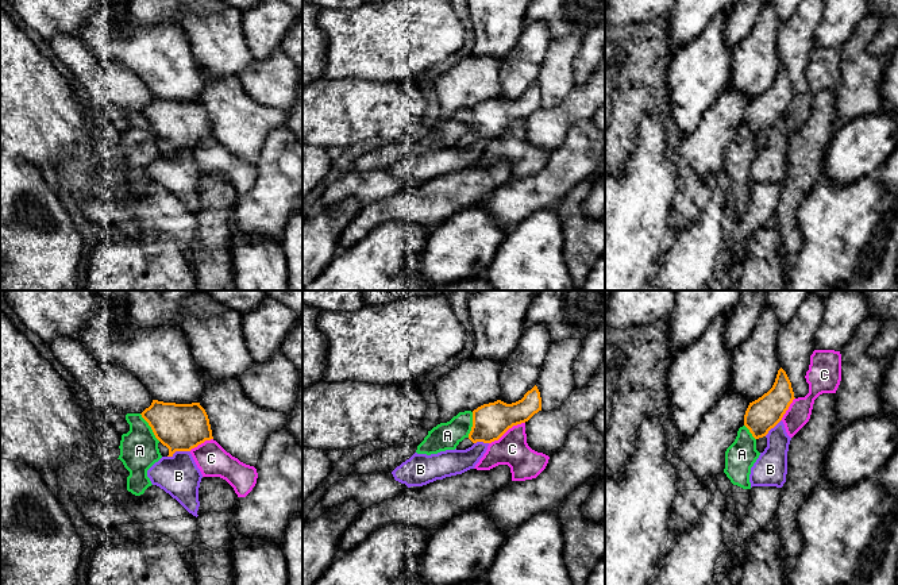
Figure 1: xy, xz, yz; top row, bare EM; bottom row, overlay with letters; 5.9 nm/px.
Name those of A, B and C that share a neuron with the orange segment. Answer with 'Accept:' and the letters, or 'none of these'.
Accept: none of these

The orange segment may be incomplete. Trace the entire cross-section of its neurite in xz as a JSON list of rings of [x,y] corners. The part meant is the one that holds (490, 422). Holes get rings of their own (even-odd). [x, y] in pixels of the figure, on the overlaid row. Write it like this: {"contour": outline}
{"contour": [[[536,385],[516,403],[506,404],[497,400],[483,404],[473,411],[469,439],[473,443],[498,440],[509,428],[528,422],[539,411],[542,411],[542,397]]]}

